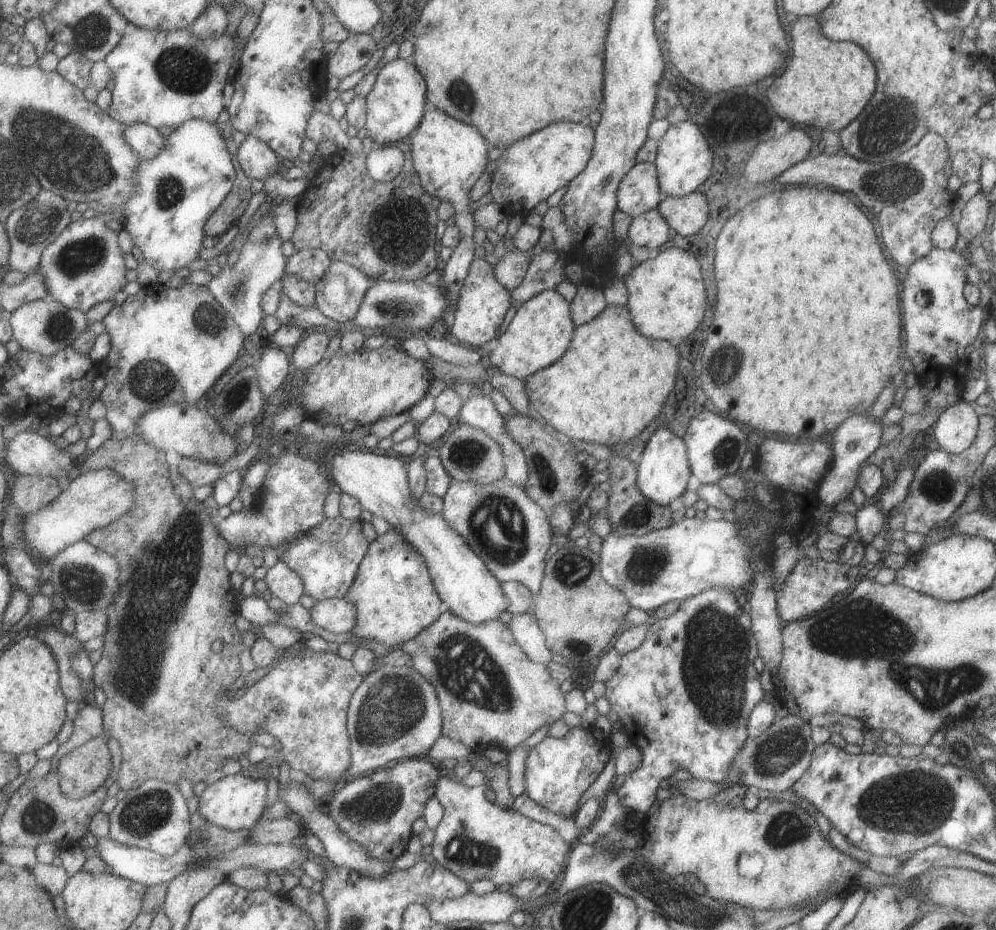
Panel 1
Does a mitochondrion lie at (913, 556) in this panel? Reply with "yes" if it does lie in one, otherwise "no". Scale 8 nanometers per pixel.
no

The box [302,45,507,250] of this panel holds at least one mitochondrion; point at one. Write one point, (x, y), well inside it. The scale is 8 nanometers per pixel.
(461, 95)

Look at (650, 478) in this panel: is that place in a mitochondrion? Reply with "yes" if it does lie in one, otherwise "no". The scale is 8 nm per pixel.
no

